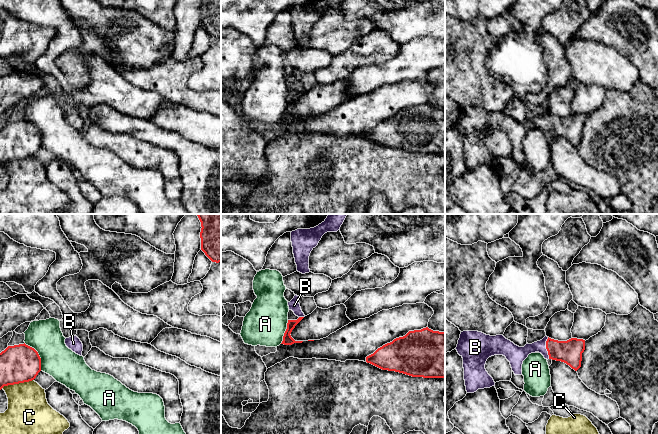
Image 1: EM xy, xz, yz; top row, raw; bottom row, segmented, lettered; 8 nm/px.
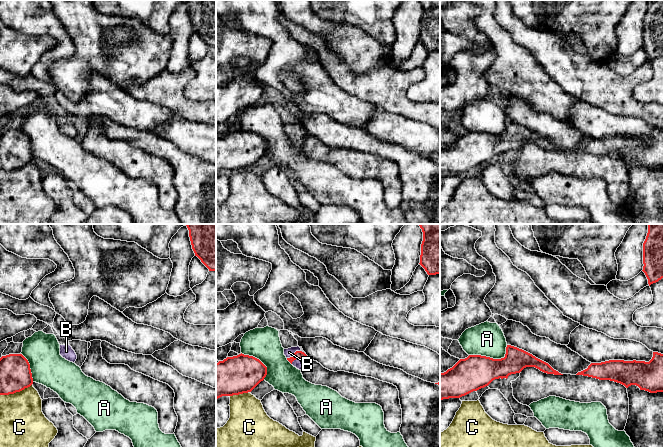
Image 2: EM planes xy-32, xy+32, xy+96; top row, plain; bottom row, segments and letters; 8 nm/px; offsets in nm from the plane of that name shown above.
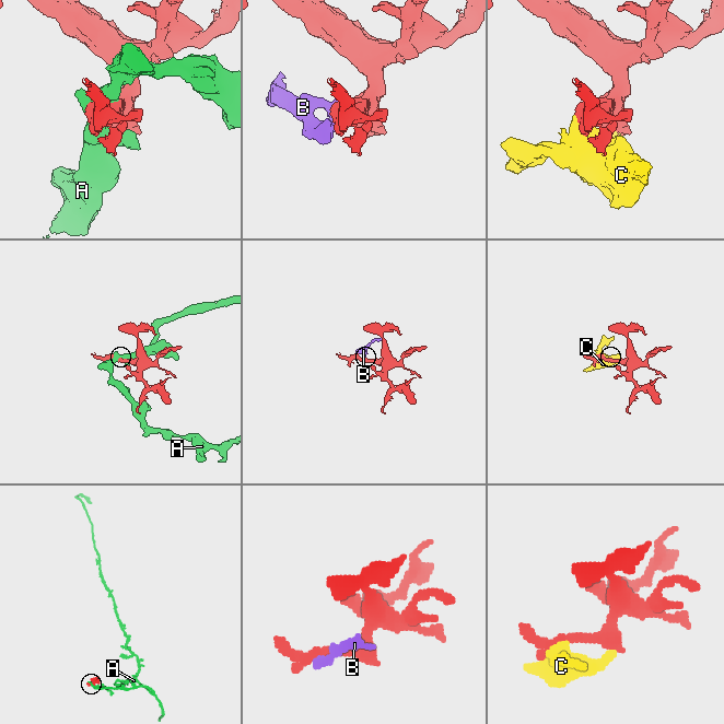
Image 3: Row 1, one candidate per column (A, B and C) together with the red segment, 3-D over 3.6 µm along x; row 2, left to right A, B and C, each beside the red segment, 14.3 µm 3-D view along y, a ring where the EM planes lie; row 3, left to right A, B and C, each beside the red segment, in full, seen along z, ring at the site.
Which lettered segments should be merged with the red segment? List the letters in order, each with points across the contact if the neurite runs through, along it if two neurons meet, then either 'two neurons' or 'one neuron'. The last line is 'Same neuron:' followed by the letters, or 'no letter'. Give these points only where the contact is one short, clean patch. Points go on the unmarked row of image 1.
A: two neurons
B: way yz (570, 128), (546, 124), (528, 124), (516, 131); one neuron
C: two neurons
Same neuron: B

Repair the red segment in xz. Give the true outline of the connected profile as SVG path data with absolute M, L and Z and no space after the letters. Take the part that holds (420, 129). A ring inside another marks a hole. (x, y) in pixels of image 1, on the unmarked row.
M428 103L409 107L405 112L378 124L366 138L382 146L395 147L412 153L445 154L445 108Z

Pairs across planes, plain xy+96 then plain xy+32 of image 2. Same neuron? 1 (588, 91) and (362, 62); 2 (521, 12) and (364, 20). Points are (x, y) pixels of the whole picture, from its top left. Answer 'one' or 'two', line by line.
1: two
2: two

